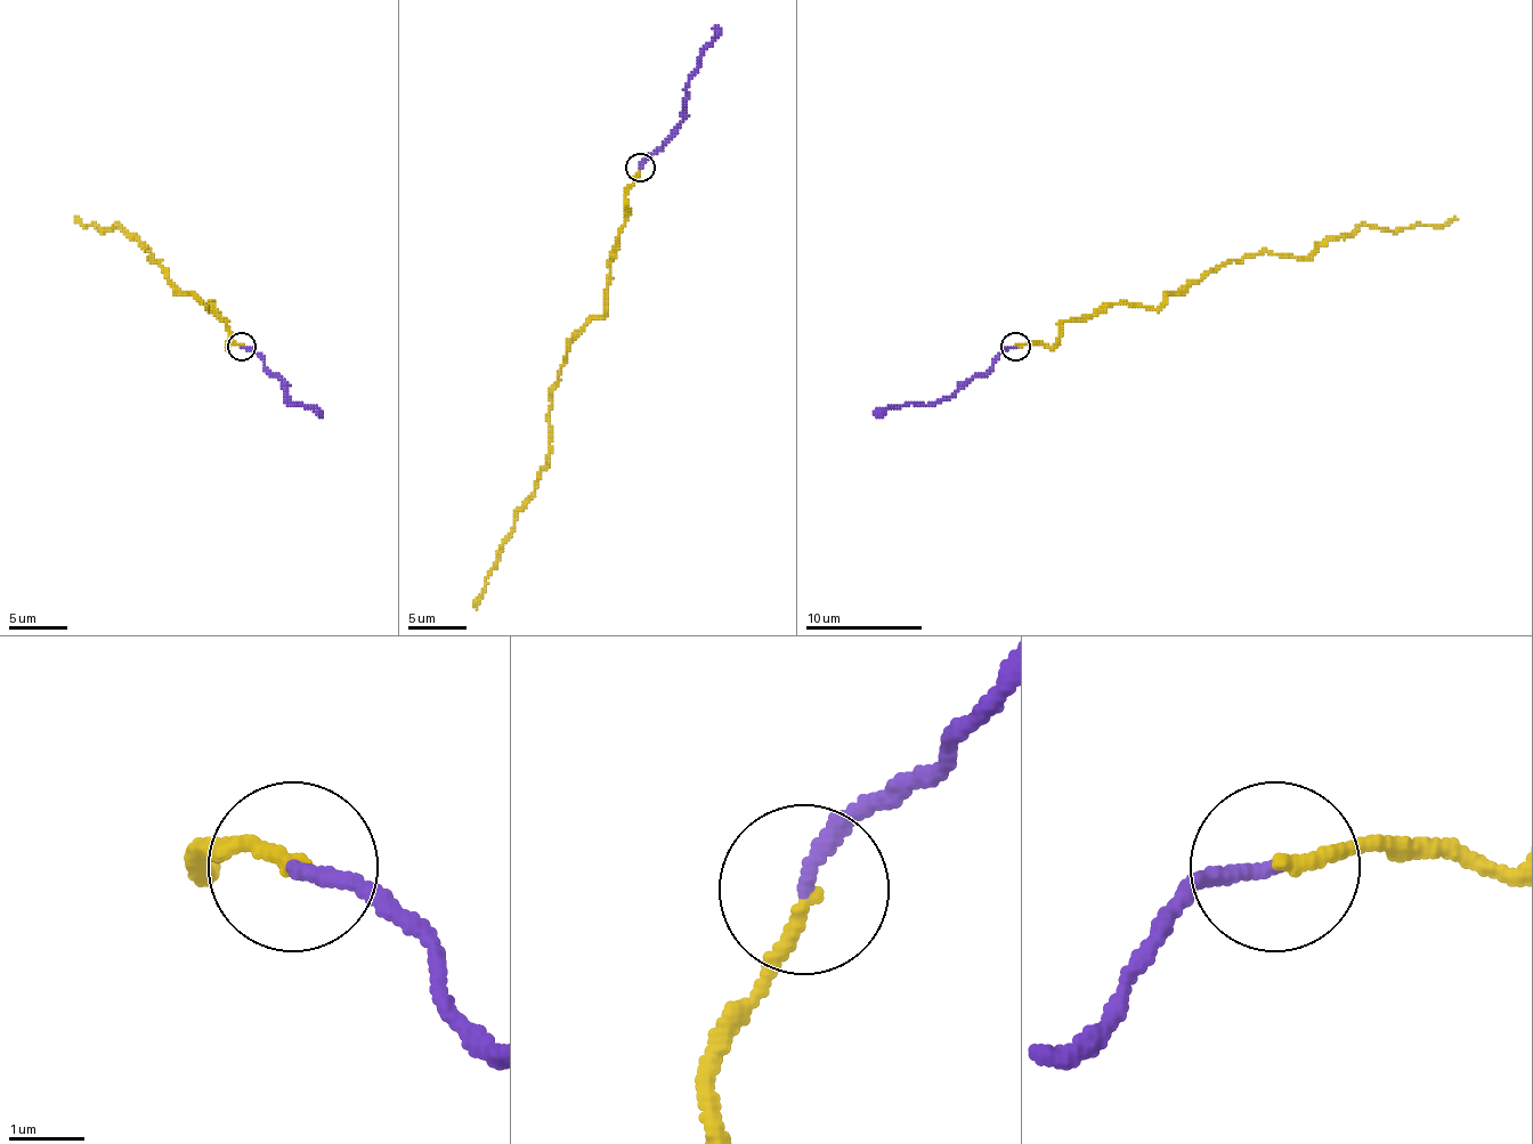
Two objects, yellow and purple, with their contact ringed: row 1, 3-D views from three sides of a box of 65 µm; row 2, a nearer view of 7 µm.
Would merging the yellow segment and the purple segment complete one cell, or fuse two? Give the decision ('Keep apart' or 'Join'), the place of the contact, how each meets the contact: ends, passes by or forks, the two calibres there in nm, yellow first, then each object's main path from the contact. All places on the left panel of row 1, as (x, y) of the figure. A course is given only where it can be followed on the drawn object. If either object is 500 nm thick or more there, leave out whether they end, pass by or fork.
Join. Place: (241, 347). At the ring yellow ends. At the ring purple ends. Thickness 180 nm (yellow) against 190 nm. Course of yellow: (241, 347), (226, 347), (226, 321), (211, 303), (209, 309), (171, 281), (119, 225), (104, 230), (78, 219). Course of purple: (241, 347), (249, 347), (284, 384), (293, 405), (299, 403), (319, 414)

